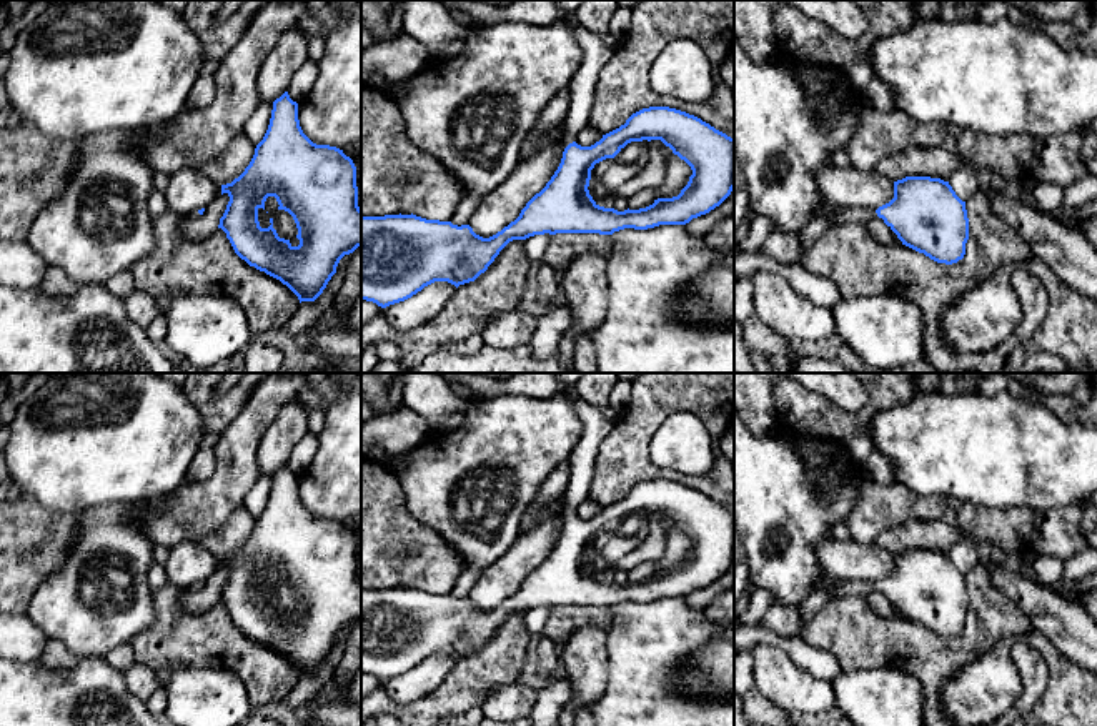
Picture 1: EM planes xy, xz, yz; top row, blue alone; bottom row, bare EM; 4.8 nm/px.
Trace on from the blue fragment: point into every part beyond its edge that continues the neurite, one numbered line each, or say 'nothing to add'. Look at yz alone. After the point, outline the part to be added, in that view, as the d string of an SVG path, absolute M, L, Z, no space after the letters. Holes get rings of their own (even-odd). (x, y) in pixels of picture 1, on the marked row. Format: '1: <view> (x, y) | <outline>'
1: yz (824, 208) | M822 200L814 213L814 216L827 216L834 221L834 225L842 223L866 223L869 218L877 216L876 210L866 210L866 208L841 208L832 205L827 200Z

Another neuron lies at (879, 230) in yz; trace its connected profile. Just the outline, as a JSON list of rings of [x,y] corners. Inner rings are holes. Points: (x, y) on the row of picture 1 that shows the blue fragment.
[[[872,216],[866,221],[871,235],[882,245],[902,245],[897,235],[884,223],[882,218]]]

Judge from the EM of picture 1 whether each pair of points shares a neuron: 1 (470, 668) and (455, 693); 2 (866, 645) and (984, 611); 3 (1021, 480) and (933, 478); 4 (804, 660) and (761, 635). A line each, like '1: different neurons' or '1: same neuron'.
1: same neuron
2: same neuron
3: same neuron
4: same neuron

